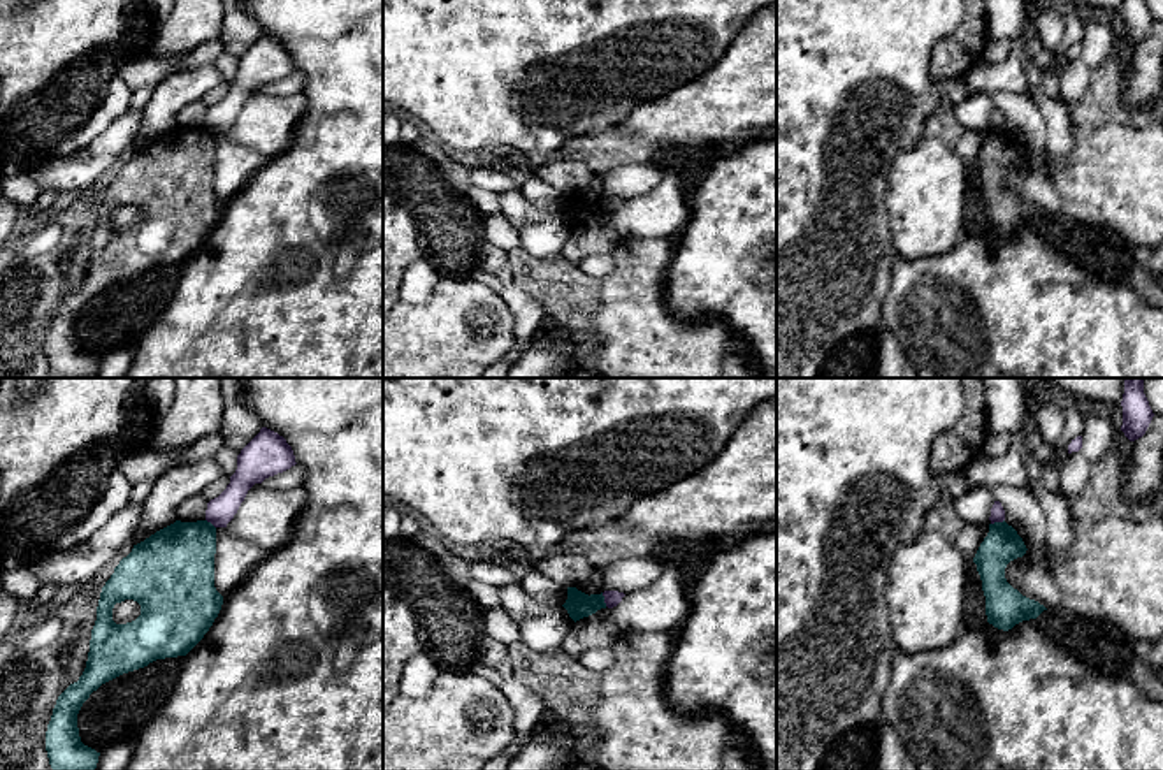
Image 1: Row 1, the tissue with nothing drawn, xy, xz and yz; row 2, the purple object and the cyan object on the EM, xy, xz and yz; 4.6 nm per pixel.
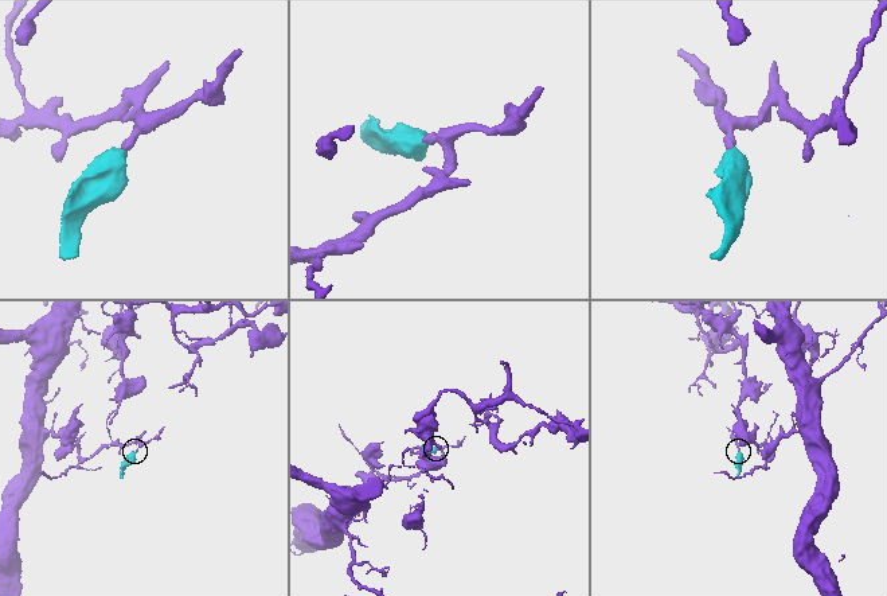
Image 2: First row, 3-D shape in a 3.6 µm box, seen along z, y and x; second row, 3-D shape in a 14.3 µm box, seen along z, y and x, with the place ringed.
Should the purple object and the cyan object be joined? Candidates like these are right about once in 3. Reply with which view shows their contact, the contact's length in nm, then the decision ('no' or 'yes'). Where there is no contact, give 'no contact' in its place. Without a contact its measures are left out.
meets purple in xz; contact 70 nm long; no

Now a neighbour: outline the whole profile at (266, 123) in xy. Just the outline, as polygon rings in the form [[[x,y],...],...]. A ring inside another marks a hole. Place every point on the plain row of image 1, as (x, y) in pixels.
[[[262,90],[253,91],[227,135],[269,160],[292,142],[293,128],[306,109],[304,93],[278,97]]]

